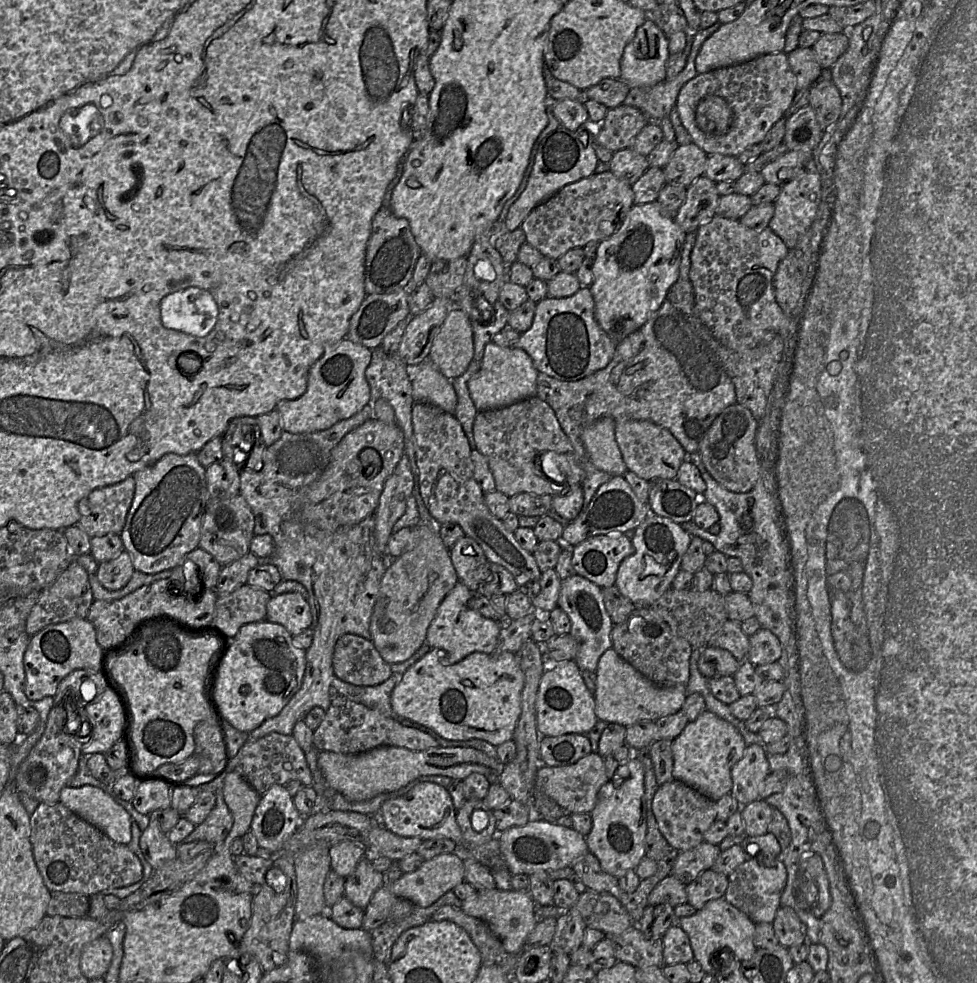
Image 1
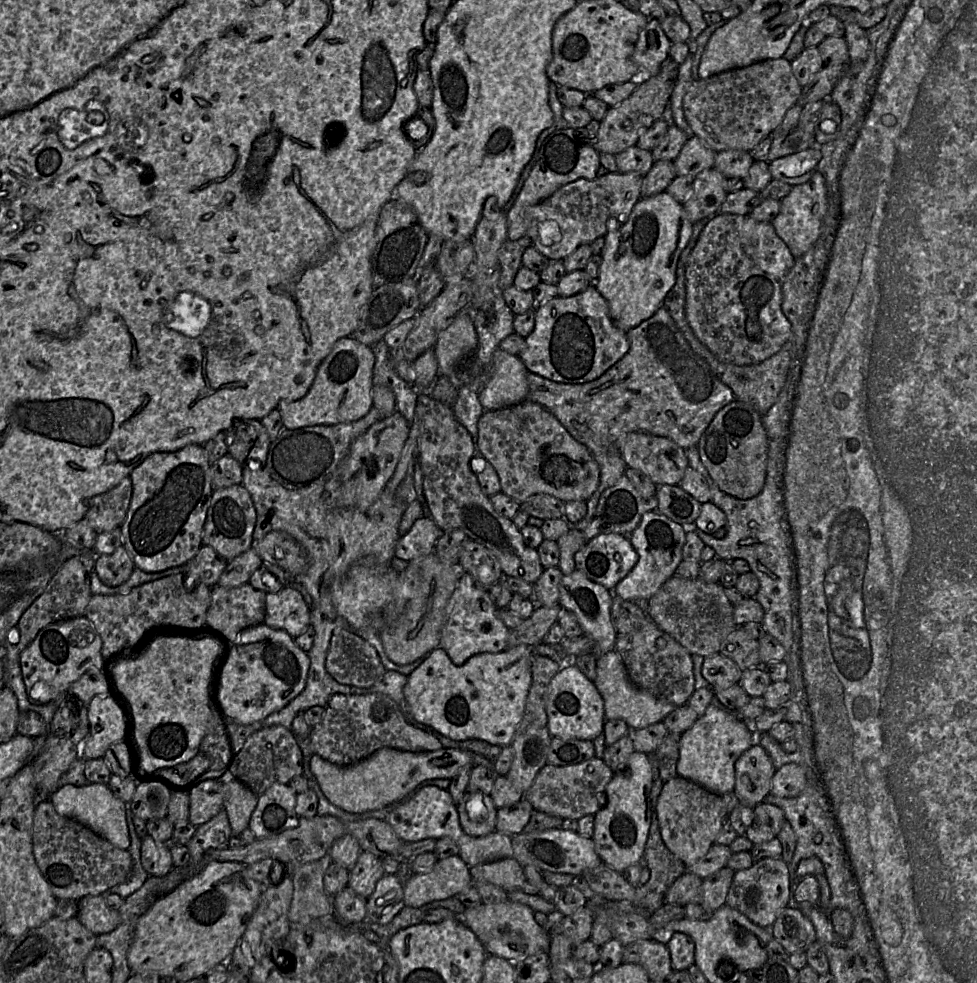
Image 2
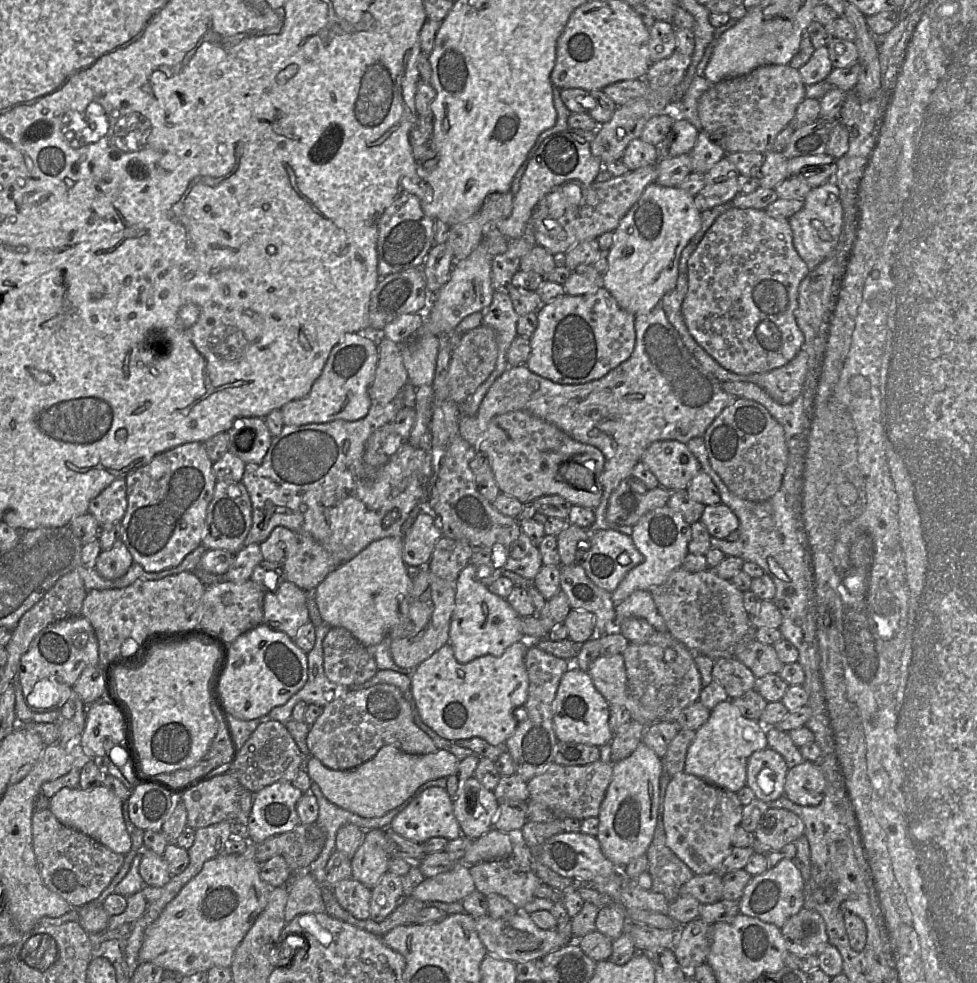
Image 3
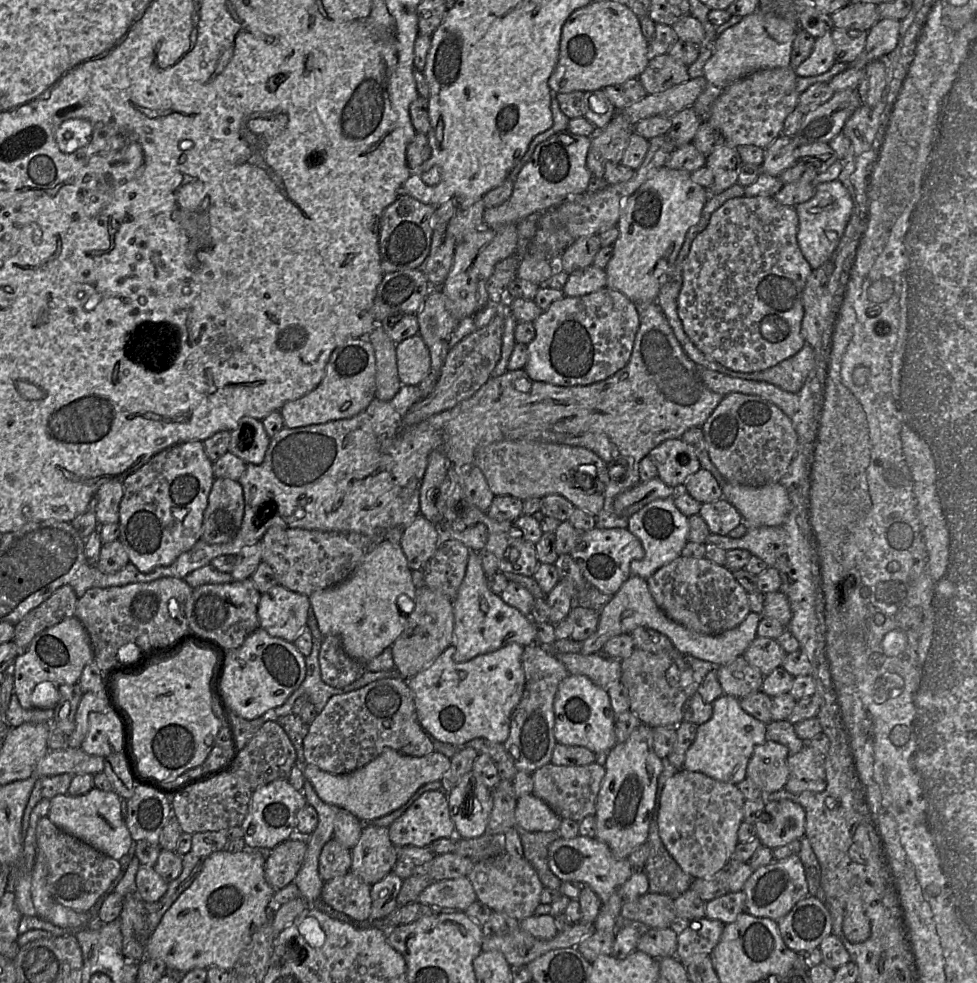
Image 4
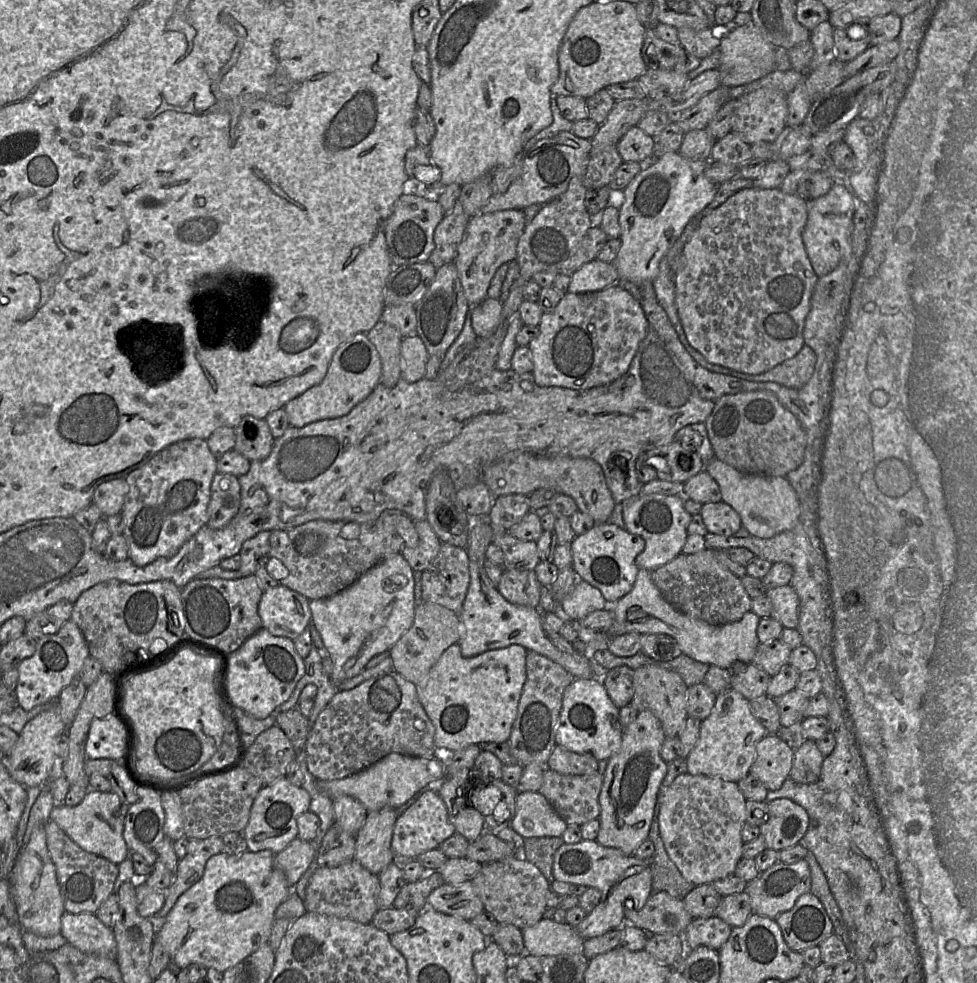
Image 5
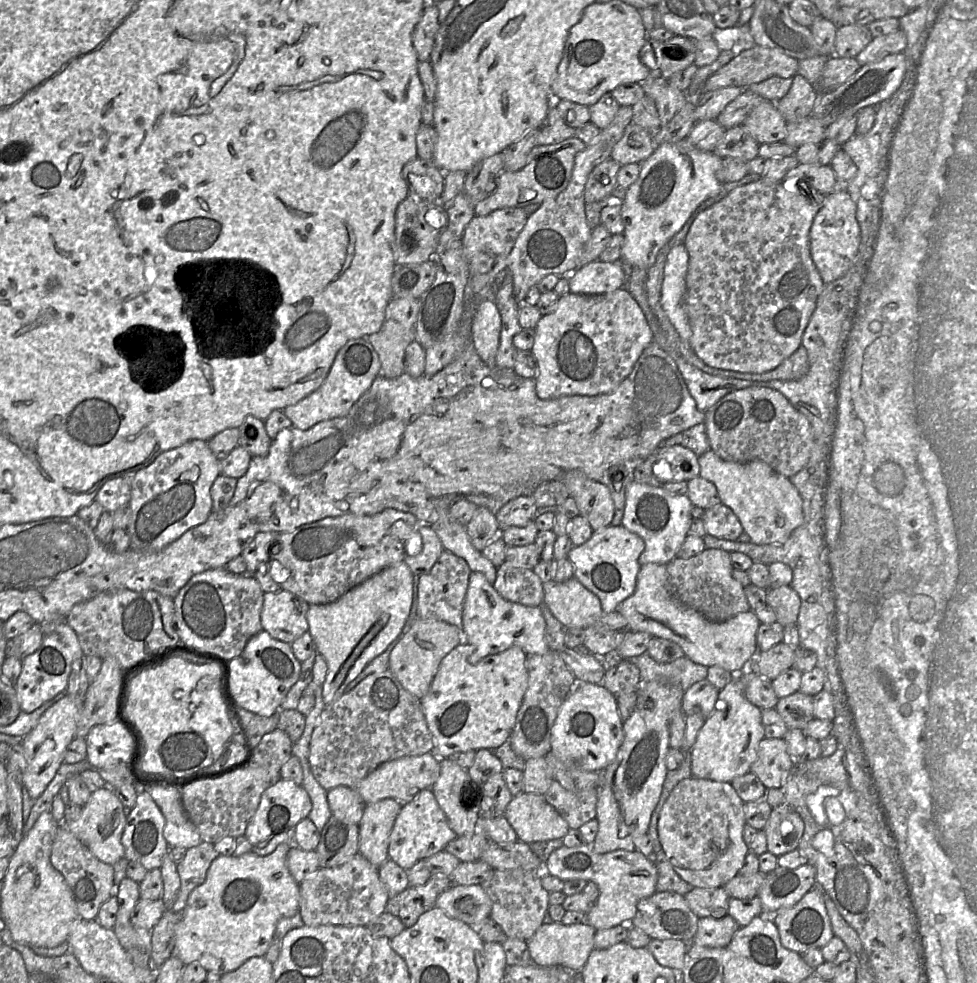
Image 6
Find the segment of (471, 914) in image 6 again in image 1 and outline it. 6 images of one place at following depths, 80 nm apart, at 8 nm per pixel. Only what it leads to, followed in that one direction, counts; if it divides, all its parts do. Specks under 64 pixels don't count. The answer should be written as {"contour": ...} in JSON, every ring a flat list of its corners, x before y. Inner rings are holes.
{"contour":[[444,853,425,860,414,872,403,873,399,879,387,883,397,897,408,899,418,907,428,907,463,881,465,881,463,858,457,853]]}

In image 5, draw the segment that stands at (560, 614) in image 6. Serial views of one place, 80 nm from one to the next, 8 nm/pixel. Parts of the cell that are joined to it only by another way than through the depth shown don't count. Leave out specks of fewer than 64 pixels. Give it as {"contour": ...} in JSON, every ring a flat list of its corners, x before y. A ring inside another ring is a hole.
{"contour":[[578,580,572,592,559,604,559,612,567,619,579,620,589,613,608,608,602,593,586,581]]}

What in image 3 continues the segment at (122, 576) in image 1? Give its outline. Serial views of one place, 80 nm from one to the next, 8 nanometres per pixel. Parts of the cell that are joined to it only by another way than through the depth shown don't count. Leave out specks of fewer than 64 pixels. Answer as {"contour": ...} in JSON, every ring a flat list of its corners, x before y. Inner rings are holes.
{"contour":[[119,540,112,548,101,551,95,569,103,578,116,580,127,573,133,562,127,547]]}

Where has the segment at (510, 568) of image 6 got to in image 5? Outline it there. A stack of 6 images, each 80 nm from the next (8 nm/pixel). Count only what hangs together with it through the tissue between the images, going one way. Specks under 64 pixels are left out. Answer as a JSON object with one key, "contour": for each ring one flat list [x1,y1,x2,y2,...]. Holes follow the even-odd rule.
{"contour":[[513,568,503,570,496,588,512,604,538,608,541,586,534,570]]}

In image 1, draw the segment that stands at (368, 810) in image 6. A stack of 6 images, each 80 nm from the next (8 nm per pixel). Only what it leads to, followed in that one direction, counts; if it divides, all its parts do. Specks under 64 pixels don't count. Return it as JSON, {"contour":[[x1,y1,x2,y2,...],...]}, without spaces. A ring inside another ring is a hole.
{"contour":[[366,855,346,878,344,896,355,906,365,909,385,882,384,874,373,867,371,858]]}

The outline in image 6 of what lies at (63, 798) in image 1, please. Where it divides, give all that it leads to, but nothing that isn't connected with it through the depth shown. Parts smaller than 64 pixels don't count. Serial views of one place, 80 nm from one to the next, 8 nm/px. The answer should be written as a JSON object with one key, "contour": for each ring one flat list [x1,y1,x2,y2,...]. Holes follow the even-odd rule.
{"contour":[[110,787,91,792,87,803,82,807,79,818,70,823,61,823,73,833,100,861,113,865,124,858,121,836,126,825,124,806]]}

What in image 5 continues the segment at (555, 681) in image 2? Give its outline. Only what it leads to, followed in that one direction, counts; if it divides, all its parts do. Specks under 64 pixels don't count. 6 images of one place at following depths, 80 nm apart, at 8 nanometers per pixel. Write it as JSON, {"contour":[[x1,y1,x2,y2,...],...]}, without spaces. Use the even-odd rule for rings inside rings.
{"contour":[[575,678,566,688,556,728,558,745,577,753,589,752,598,761,608,760,621,748,623,729,619,721,619,708,610,699,600,679]]}

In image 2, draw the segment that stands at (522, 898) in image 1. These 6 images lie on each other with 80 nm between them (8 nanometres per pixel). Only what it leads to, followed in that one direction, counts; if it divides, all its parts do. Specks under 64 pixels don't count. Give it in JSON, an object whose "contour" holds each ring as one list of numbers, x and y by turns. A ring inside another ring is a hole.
{"contour":[[506,900,506,901,498,902,498,903,481,903,475,907,465,908,463,914,456,914,456,915,460,916,460,920,474,932,474,934,477,936,477,938,480,940,480,942,484,946,487,954,489,954,489,955,496,955,496,956,505,958,511,962,518,962,520,960,525,959,526,957,528,957,530,955,533,955,533,954,536,954,539,952,549,953,551,936,548,935,548,933,542,926,540,926,539,924,536,923,536,921,534,920,534,916,533,916,534,910,531,907,529,907,528,905,518,903,515,901,511,901,511,900]]}

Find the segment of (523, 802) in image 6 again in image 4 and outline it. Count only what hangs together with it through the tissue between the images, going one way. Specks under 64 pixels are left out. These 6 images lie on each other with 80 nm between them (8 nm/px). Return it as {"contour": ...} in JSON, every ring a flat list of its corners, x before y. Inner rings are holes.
{"contour":[[533,793,517,799,515,825,519,830,530,832,559,831,562,818]]}

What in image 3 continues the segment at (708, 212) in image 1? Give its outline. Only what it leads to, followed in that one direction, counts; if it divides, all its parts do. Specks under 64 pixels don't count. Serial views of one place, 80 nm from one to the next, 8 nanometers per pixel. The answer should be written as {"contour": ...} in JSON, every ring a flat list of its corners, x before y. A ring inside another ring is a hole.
{"contour":[[724,156,704,174,704,187,694,197,695,207,704,212,714,206,729,202,739,193,738,171]]}

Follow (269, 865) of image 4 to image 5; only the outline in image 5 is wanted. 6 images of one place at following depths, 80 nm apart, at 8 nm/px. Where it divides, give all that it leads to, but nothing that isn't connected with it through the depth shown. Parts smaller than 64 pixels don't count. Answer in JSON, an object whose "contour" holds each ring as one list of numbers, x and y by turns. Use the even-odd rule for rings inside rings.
{"contour":[[296,837,286,848,275,854,274,864,284,872,289,886,294,887,313,860,315,860,314,843]]}

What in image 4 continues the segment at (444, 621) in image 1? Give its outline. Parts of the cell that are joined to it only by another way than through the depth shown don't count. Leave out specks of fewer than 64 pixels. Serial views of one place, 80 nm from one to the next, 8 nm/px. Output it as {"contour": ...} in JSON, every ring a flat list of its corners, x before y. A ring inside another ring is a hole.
{"contour":[[470,550,464,579,453,599,454,631,453,643,456,651,454,661,466,662,474,657,494,652,508,644,517,643,523,647,537,644,535,622,516,608,505,603,488,586,480,553]]}

